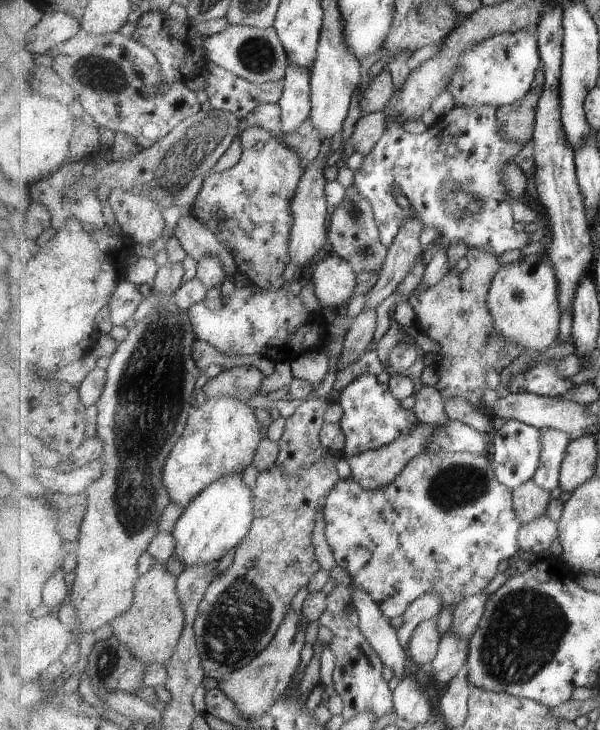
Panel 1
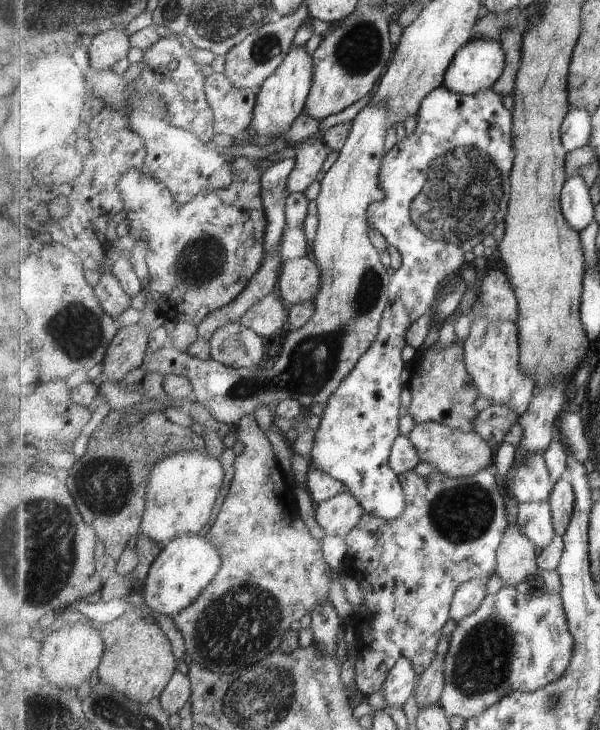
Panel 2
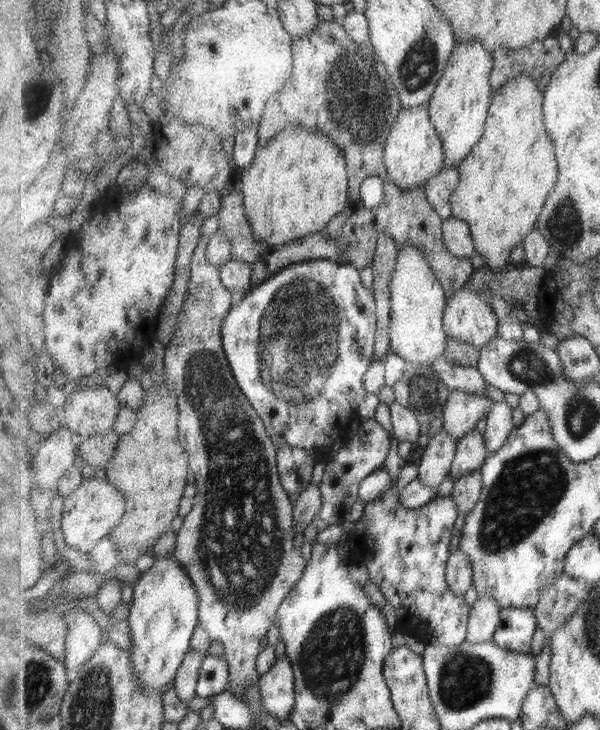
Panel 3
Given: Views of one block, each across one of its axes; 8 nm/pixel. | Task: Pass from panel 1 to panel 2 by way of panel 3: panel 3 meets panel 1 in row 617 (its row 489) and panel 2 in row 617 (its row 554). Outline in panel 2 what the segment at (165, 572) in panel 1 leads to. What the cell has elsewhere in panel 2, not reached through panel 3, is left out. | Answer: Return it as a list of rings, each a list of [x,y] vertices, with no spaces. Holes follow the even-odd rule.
[[[128,612],[100,626],[107,648],[95,674],[98,682],[145,704],[160,698],[176,673],[178,662],[167,634],[157,623],[147,621],[138,617],[137,612]]]

